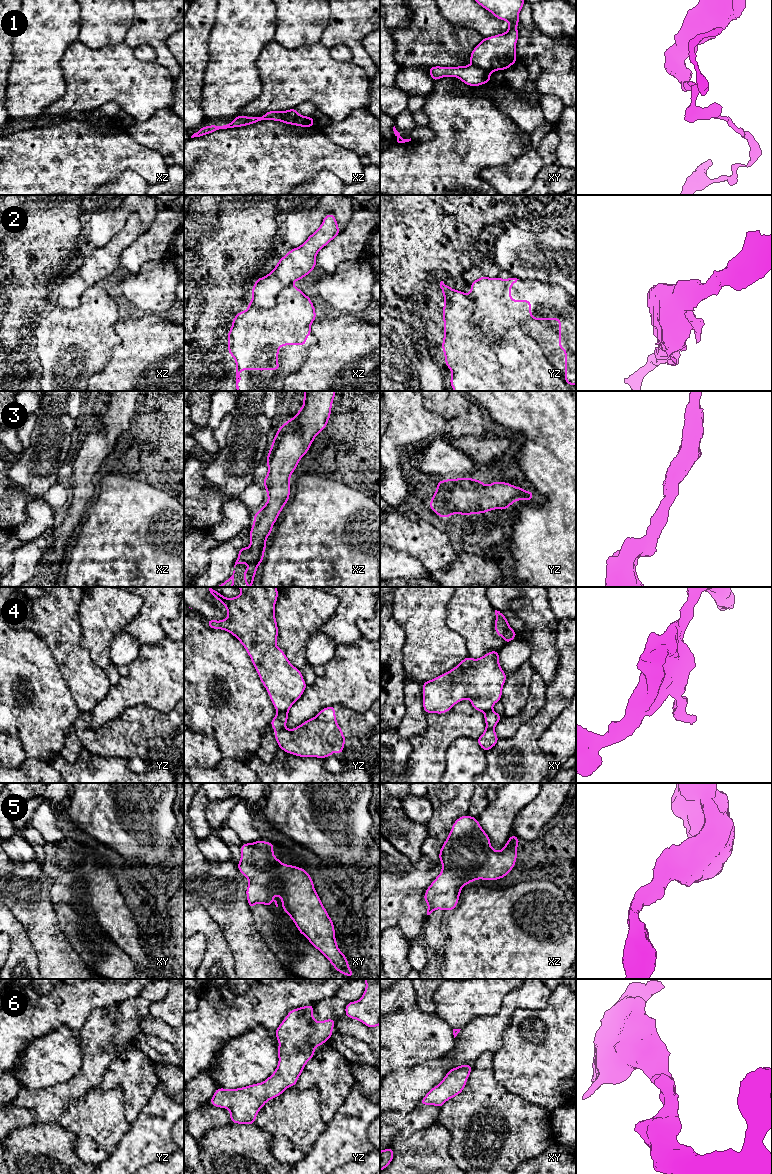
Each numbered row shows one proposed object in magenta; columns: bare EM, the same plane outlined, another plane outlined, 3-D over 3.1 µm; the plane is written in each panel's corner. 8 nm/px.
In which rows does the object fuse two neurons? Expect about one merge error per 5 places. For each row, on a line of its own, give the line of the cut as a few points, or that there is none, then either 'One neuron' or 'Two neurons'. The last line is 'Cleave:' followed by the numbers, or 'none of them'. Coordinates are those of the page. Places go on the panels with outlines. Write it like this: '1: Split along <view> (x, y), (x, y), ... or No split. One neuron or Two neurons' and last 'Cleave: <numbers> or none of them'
1: Split along xy (473, 64), (485, 69), (489, 73). Two neurons
2: No split. One neuron
3: No split. One neuron
4: Split along yz (277, 711), (287, 712). Two neurons
5: No split. One neuron
6: No split. One neuron
Cleave: 1, 4

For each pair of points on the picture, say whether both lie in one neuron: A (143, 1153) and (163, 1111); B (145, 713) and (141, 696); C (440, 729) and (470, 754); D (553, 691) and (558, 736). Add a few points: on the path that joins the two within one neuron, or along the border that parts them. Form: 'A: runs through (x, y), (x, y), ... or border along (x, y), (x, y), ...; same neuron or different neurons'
A: runs through (145, 1143), (155, 1121); same neuron
B: border along (165, 712), (135, 705), (128, 707), (121, 714); different neurons
C: border along (475, 739), (457, 738), (447, 749), (445, 763); different neurons
D: border along (565, 708), (541, 736); different neurons

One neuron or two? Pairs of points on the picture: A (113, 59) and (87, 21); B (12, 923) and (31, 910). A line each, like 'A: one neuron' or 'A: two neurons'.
A: two neurons
B: two neurons

